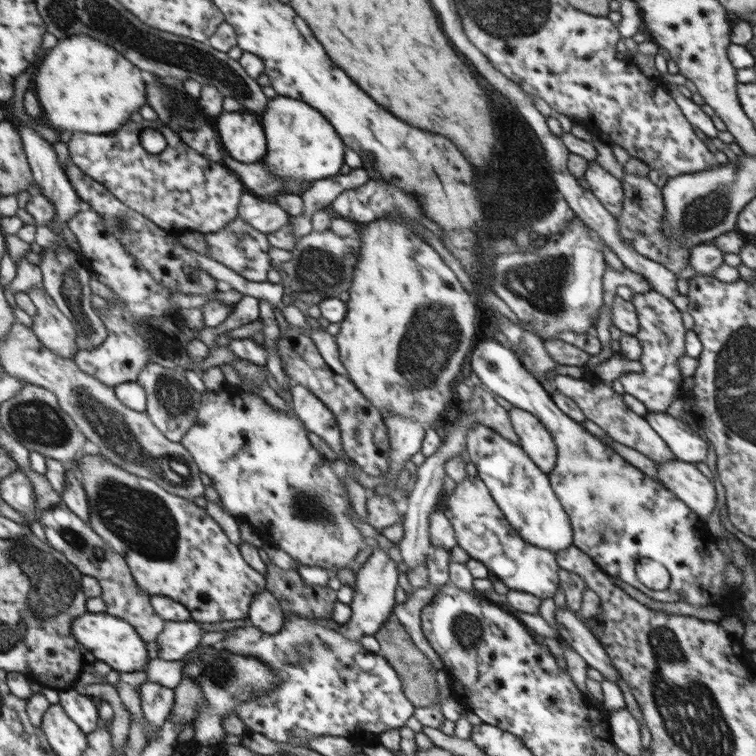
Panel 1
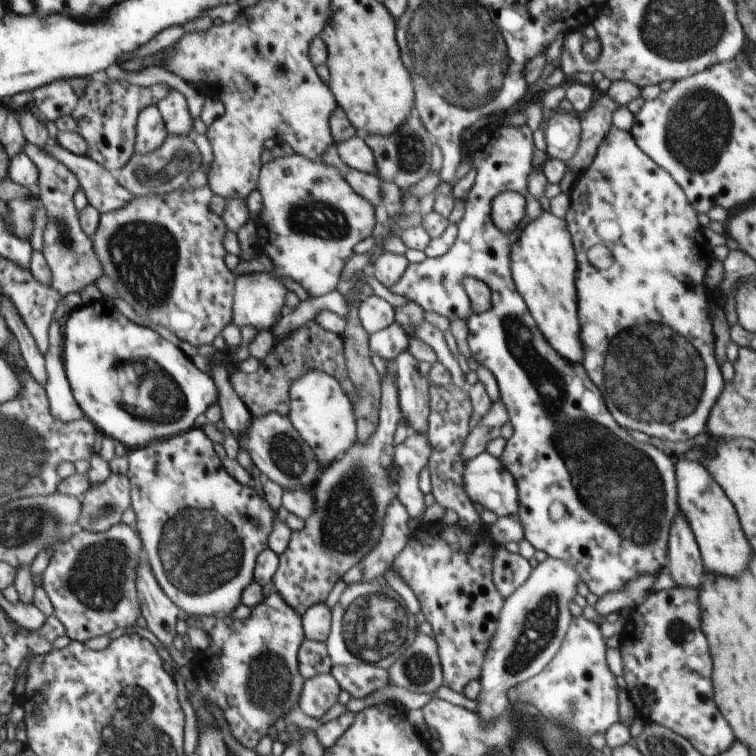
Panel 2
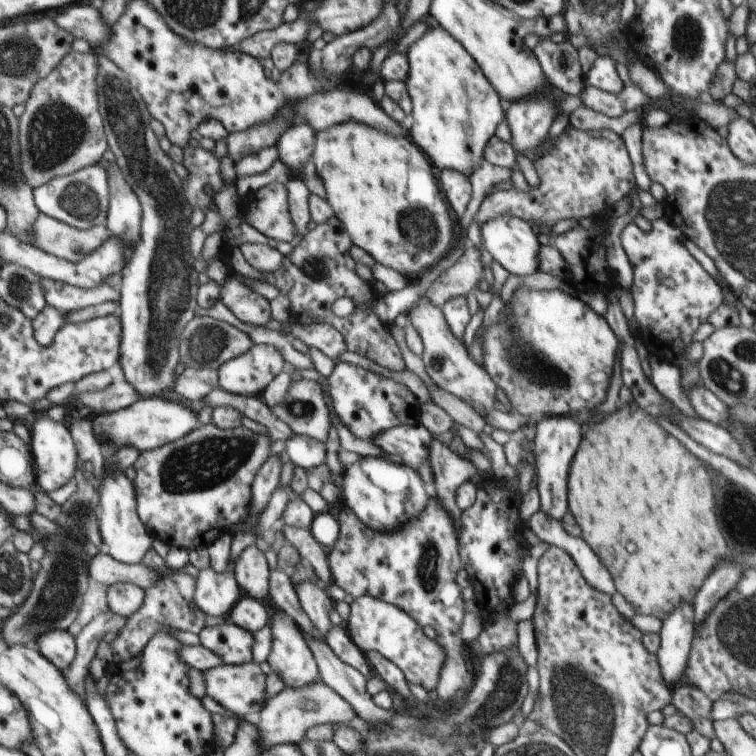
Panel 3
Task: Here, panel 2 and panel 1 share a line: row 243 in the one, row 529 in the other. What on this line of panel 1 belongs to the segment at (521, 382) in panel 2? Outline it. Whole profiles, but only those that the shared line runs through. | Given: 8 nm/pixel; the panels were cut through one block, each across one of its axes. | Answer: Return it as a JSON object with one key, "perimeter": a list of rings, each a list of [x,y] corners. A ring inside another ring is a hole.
{"perimeter":[[[478,474],[467,475],[462,482],[456,483],[450,495],[447,494],[444,489],[438,507],[450,521],[458,546],[466,550],[471,558],[483,562],[488,572],[509,589],[528,592],[541,599],[554,598],[561,570],[555,553],[532,546],[518,535]]]}

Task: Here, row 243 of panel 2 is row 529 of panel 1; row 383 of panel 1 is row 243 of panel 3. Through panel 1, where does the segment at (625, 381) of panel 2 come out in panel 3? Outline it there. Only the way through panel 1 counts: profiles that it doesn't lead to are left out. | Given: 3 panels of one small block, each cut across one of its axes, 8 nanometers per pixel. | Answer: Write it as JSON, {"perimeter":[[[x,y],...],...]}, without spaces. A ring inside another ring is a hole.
{"perimeter":[[[499,215],[480,225],[482,246],[490,253],[492,259],[502,265],[510,274],[528,275],[538,271],[539,248],[542,246],[537,240],[537,230],[533,224],[523,219],[509,215]]]}

